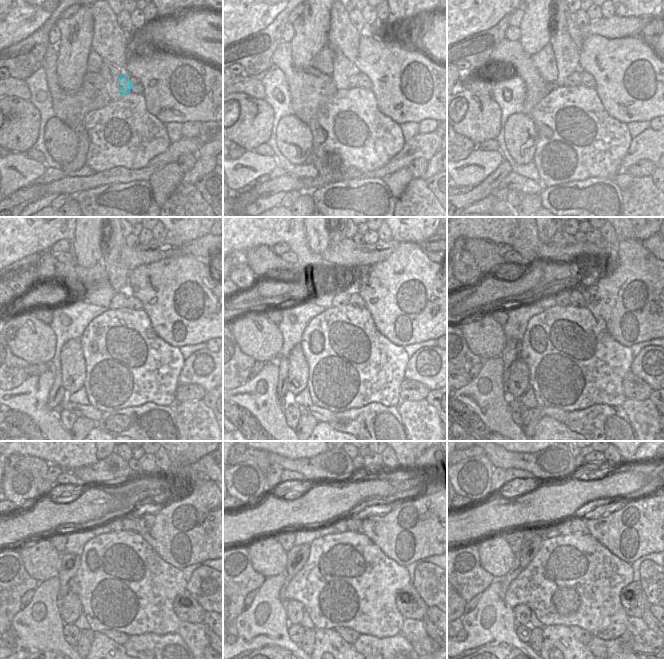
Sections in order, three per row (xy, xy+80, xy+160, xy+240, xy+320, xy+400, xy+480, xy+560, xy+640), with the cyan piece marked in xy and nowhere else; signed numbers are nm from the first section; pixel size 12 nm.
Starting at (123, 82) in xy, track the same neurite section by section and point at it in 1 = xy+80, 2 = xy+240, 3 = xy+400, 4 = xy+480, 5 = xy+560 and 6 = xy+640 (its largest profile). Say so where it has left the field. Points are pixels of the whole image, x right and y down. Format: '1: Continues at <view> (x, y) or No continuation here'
1: Continues at xy+80 (352, 80)
2: Continues at xy+240 (119, 300)
3: Continues at xy+400 (562, 298)
4: Continues at xy+480 (116, 525)
5: Continues at xy+560 (339, 526)
6: Continues at xy+640 (565, 529)

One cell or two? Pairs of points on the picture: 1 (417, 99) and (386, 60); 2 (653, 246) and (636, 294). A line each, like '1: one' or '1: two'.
1: one
2: two

